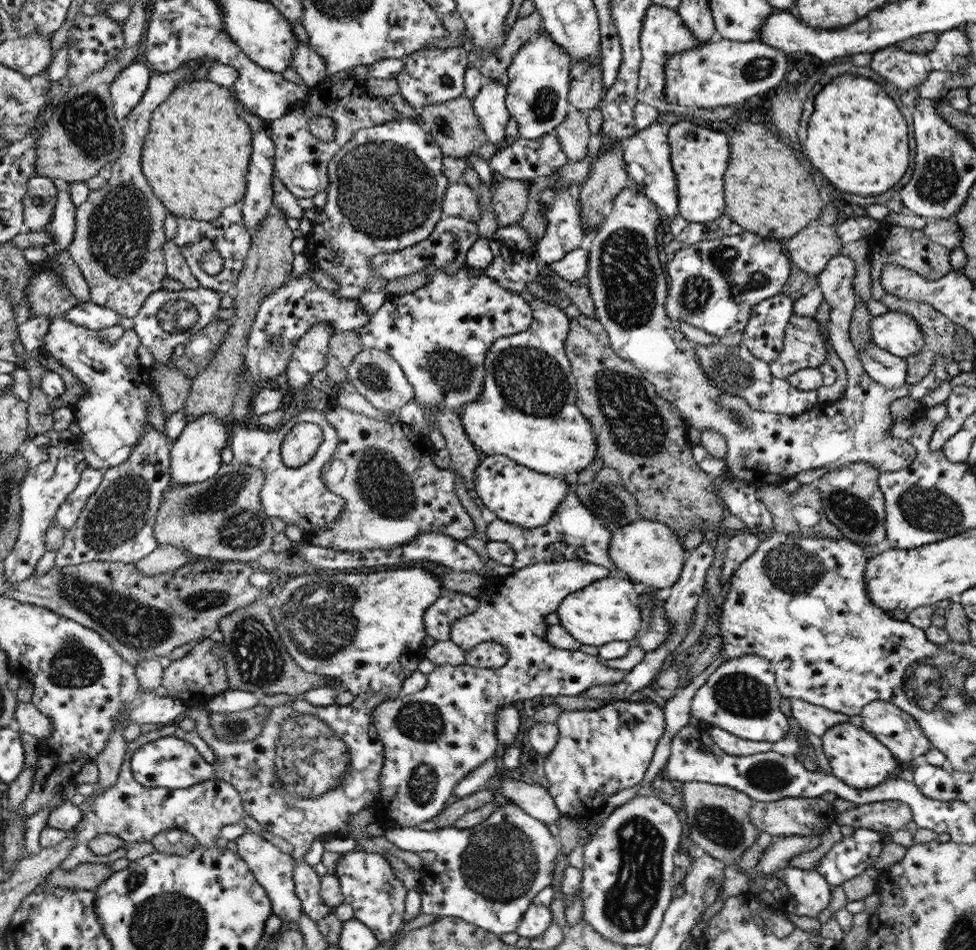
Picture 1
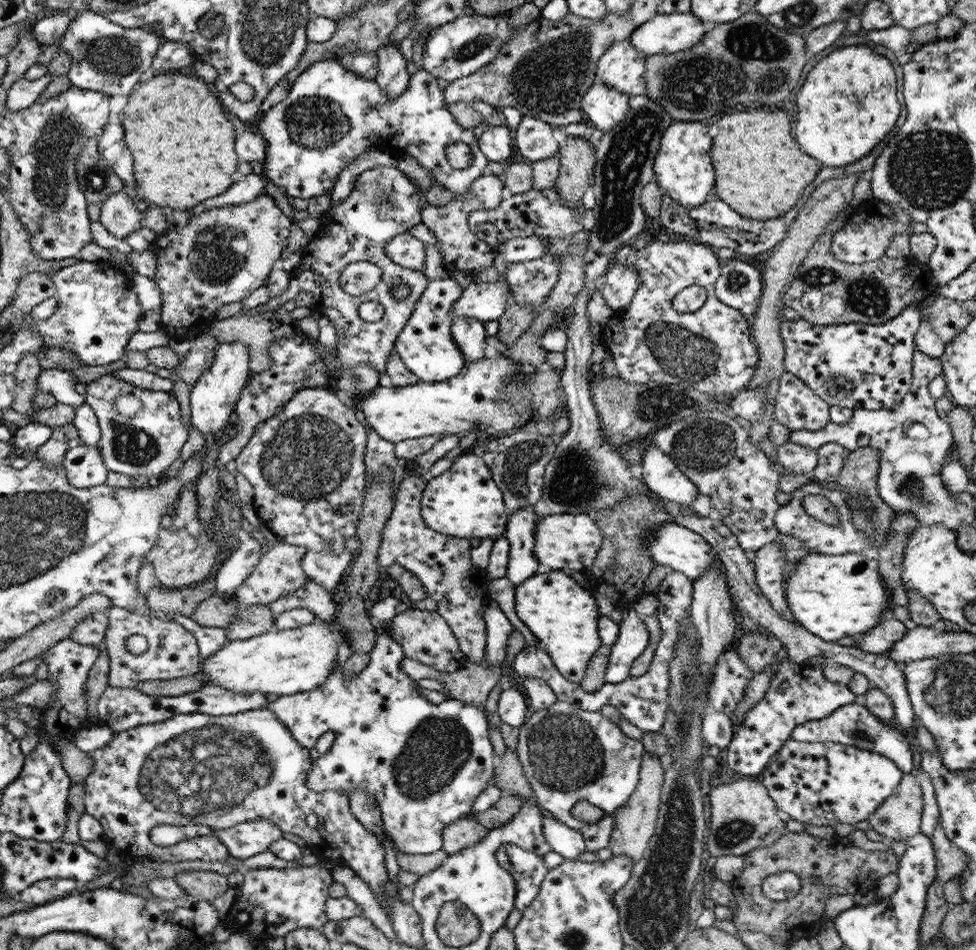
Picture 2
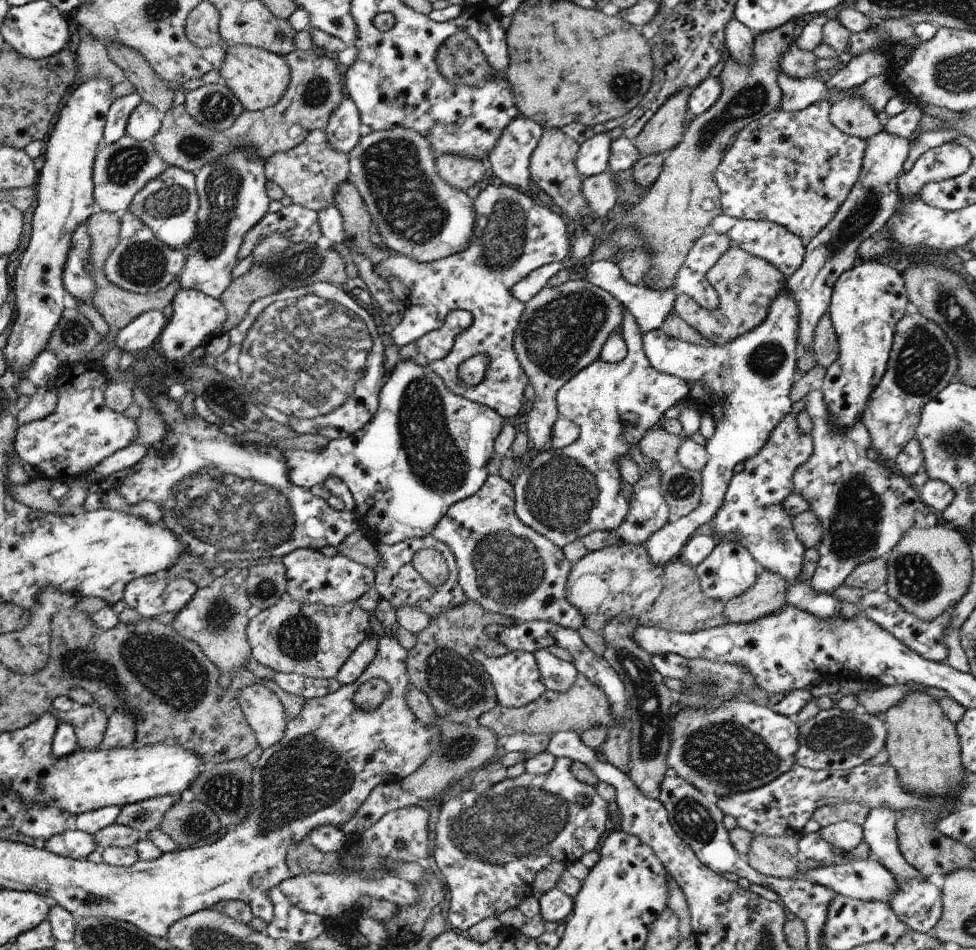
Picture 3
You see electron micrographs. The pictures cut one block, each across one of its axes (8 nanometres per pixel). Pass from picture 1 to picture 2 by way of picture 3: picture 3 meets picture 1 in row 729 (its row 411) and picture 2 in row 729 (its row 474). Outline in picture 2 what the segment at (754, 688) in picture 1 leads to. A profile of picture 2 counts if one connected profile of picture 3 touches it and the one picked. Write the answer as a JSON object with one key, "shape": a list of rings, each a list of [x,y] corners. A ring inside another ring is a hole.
{"shape":[[[706,710],[702,722],[702,736],[706,747],[727,749],[732,738],[733,722],[730,715],[720,711]]]}

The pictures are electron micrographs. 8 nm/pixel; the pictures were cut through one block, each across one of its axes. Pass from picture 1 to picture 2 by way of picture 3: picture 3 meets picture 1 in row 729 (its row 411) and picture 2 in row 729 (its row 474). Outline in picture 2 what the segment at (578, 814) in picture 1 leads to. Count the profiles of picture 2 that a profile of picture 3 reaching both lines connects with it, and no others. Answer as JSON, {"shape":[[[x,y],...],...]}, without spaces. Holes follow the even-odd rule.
{"shape":[[[561,700],[546,707],[546,710],[535,711],[528,718],[528,723],[521,728],[520,736],[518,736],[518,759],[522,763],[526,781],[532,789],[536,803],[544,813],[581,832],[586,851],[597,853],[603,848],[608,848],[615,825],[613,814],[617,808],[621,808],[628,802],[639,782],[641,763],[646,756],[641,740],[625,736],[622,730],[600,711],[580,710],[576,705]],[[582,800],[601,808],[605,812],[604,818],[597,823],[583,823],[575,819],[570,810],[574,808],[574,804]]]}

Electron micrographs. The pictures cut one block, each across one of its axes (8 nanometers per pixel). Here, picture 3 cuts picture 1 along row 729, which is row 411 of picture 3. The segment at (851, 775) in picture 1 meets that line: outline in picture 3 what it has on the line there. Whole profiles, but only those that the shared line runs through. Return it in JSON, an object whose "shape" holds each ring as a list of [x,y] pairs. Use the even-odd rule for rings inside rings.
{"shape":[[[866,259],[859,261],[859,266],[852,267],[845,273],[843,273],[838,281],[835,283],[833,287],[833,292],[831,295],[831,302],[829,305],[829,314],[830,319],[832,320],[837,338],[839,343],[839,354],[838,359],[827,369],[825,378],[821,383],[819,383],[819,387],[822,390],[823,398],[829,407],[829,412],[831,413],[831,419],[833,420],[833,425],[835,427],[842,427],[845,429],[846,427],[850,427],[855,424],[857,419],[861,420],[861,415],[865,410],[866,402],[868,401],[869,395],[874,391],[874,388],[880,383],[880,380],[883,378],[883,375],[887,370],[887,363],[889,360],[889,353],[893,344],[893,337],[895,334],[895,327],[897,323],[907,314],[908,310],[911,309],[911,305],[909,303],[909,299],[907,298],[907,291],[905,288],[904,278],[902,271],[898,271],[896,267],[890,268],[887,263],[887,259]]]}

